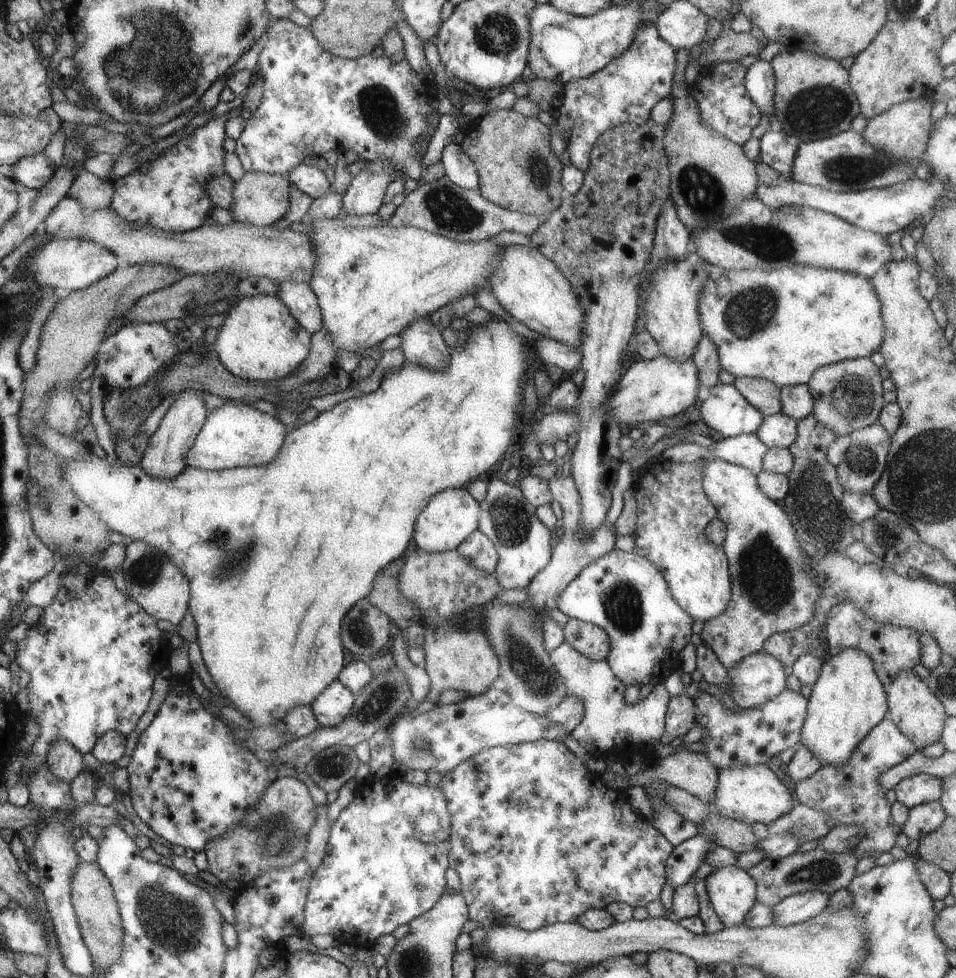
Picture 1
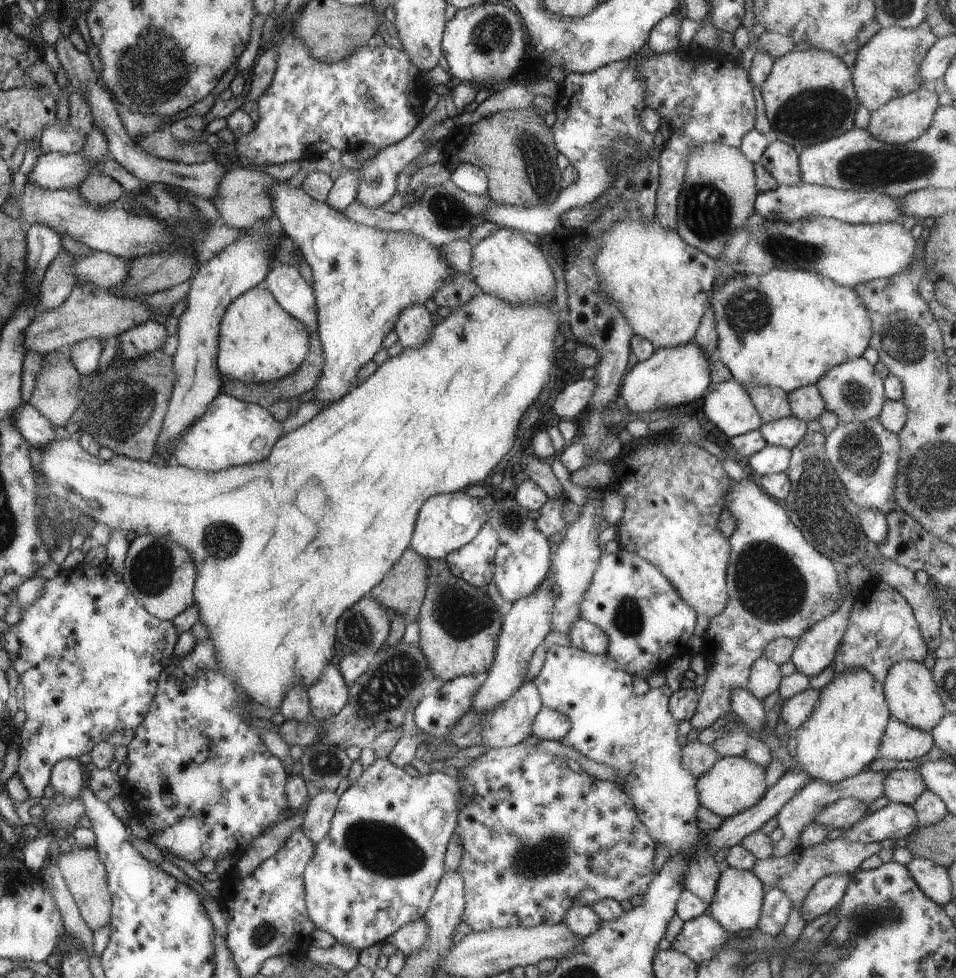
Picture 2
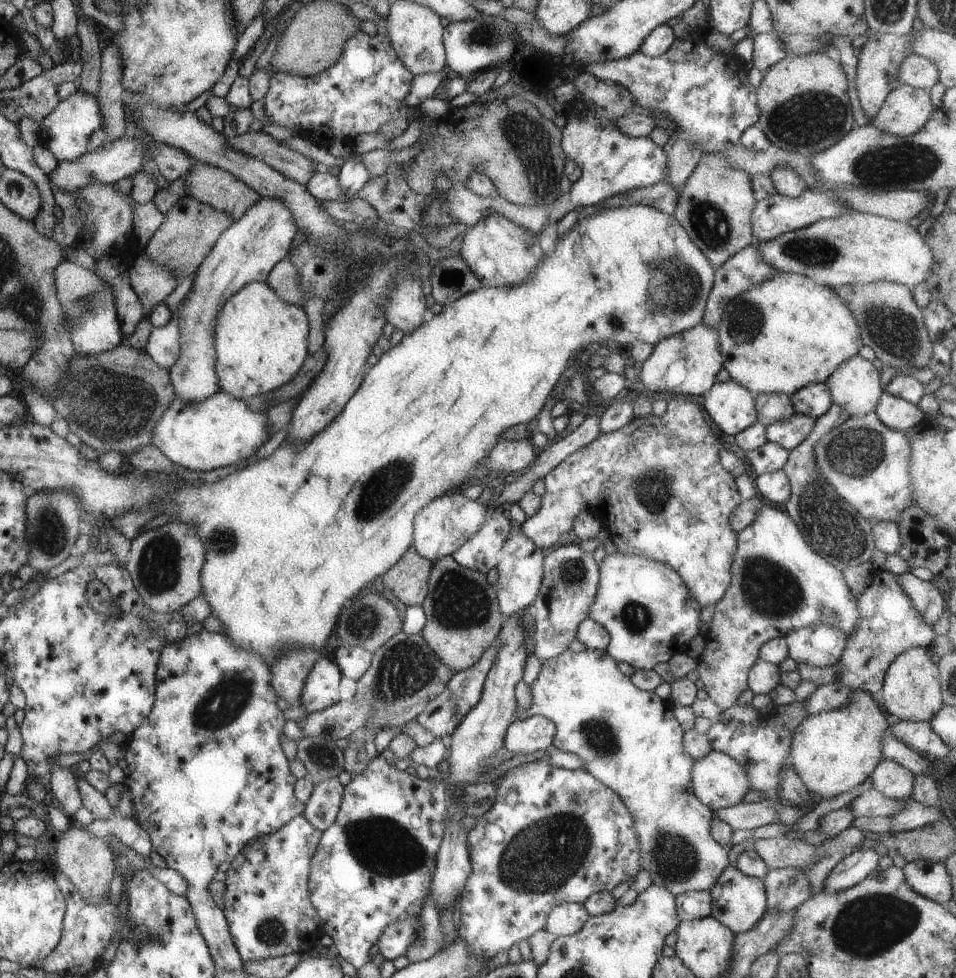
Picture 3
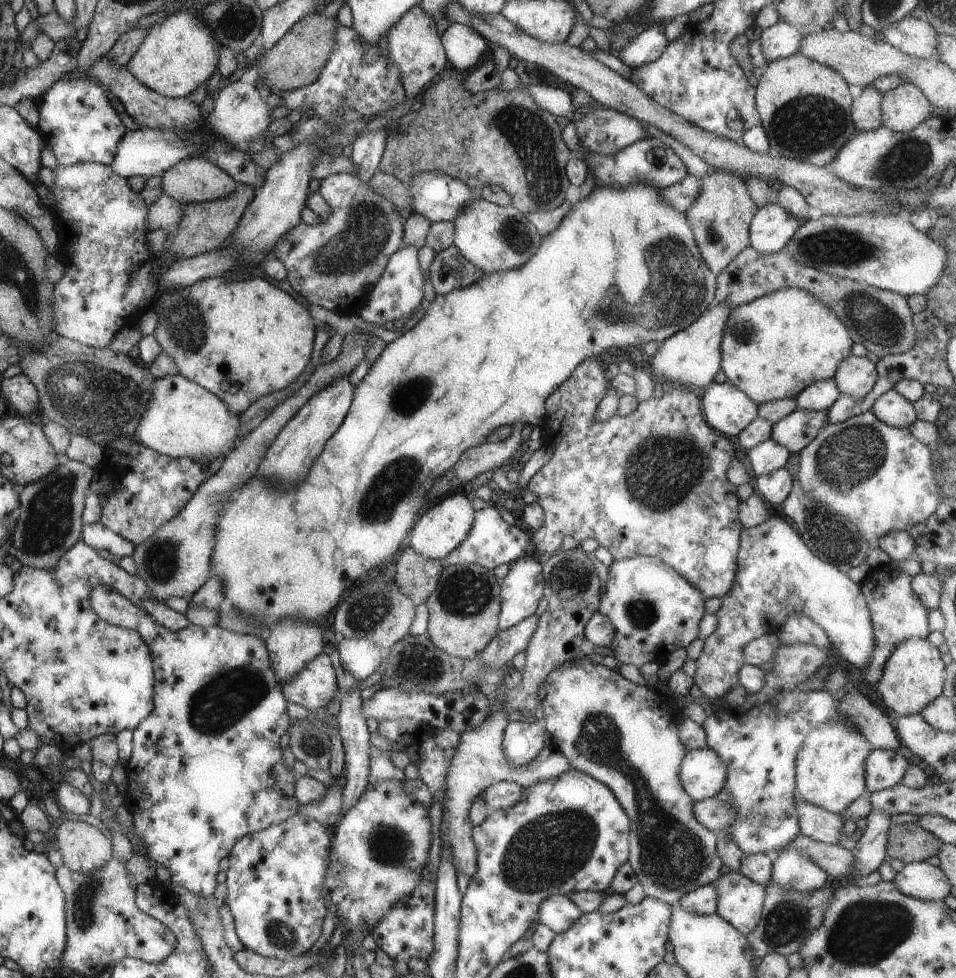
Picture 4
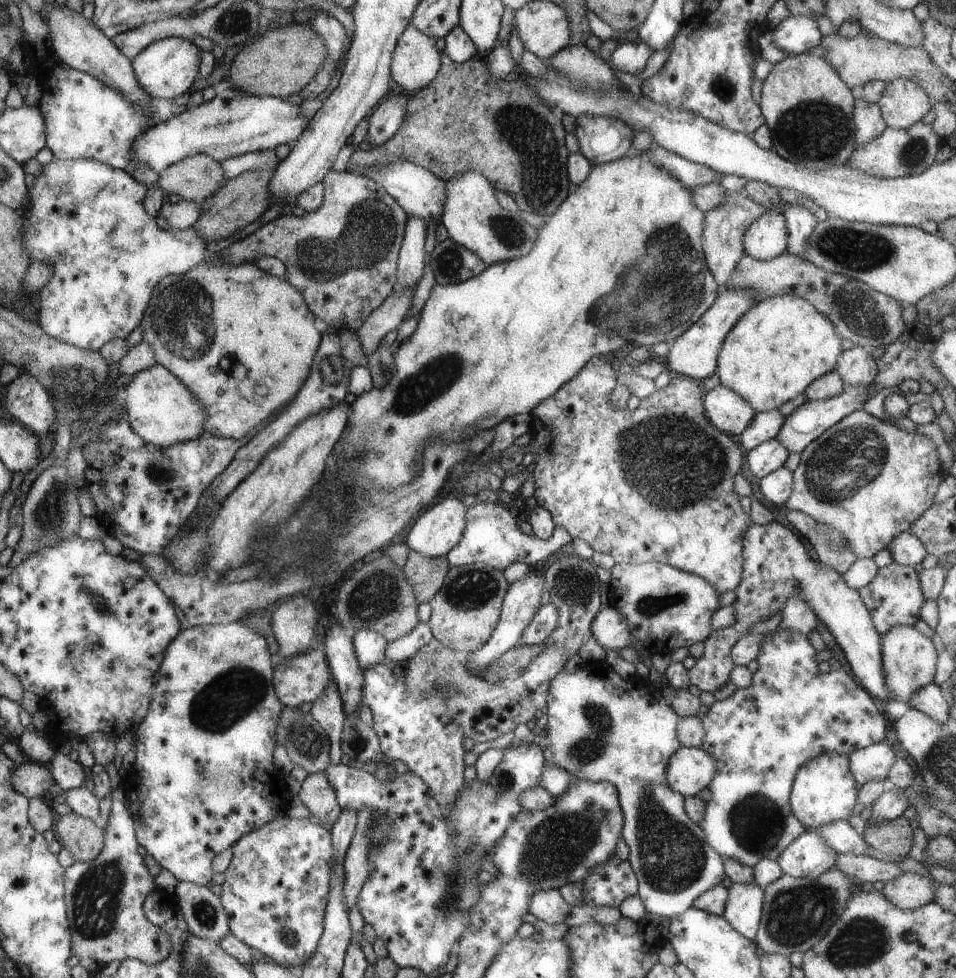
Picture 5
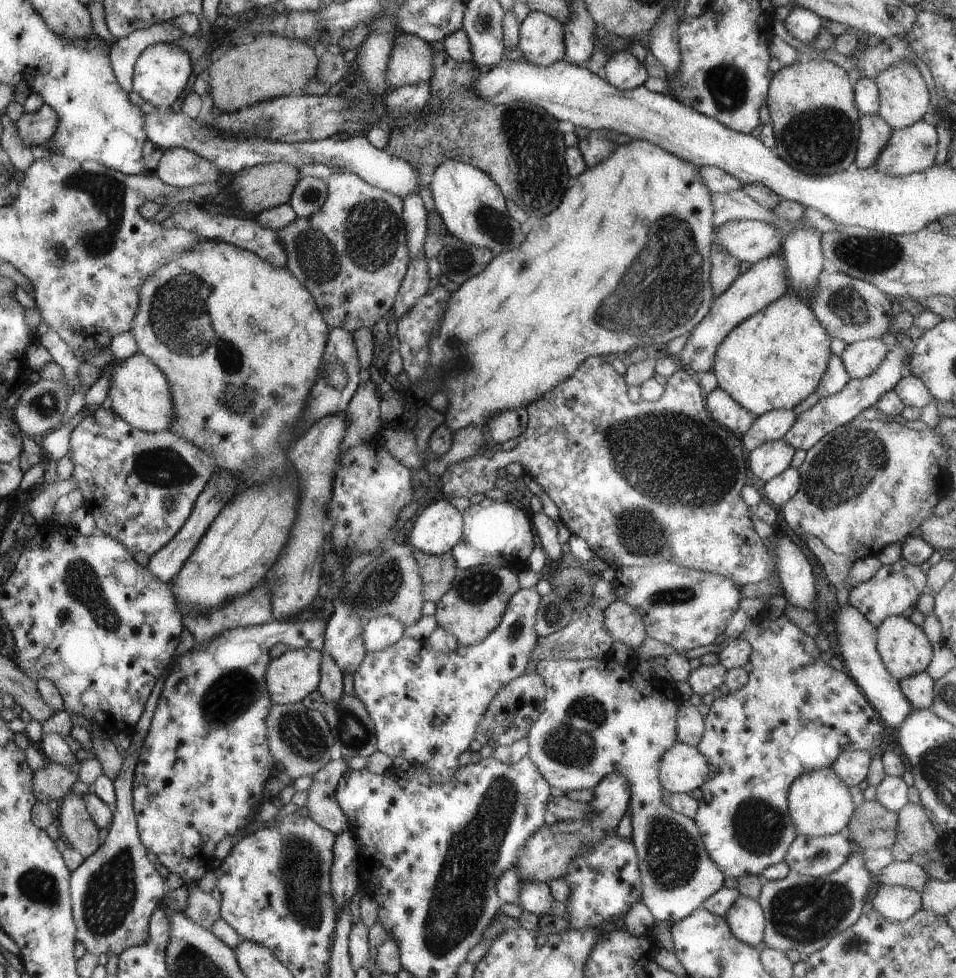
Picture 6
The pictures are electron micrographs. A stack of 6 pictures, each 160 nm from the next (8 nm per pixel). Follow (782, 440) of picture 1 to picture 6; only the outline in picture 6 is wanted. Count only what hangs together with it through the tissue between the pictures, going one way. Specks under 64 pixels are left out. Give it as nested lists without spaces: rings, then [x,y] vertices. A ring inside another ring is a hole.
[[[896,344],[894,350],[887,352],[881,365],[869,377],[863,379],[850,379],[848,384],[836,394],[821,398],[810,408],[797,415],[793,427],[782,436],[782,440],[787,442],[795,451],[807,451],[812,448],[823,436],[836,430],[839,426],[846,426],[854,420],[863,410],[870,405],[876,404],[883,394],[892,390],[904,374],[908,373],[906,365],[907,353],[902,344]]]

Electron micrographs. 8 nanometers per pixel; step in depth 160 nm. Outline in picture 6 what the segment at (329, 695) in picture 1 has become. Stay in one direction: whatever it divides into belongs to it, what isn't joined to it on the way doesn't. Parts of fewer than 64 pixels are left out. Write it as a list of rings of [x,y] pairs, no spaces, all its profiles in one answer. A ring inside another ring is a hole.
[[[289,648],[269,664],[266,684],[274,704],[300,703],[321,682],[322,651]]]

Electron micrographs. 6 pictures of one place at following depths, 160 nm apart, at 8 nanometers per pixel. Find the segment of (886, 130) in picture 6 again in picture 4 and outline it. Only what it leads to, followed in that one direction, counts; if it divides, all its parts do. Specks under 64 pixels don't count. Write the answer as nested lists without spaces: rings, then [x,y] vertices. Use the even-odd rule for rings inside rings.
[[[870,83],[851,102],[851,115],[858,131],[869,131],[882,126],[881,102],[883,94]]]

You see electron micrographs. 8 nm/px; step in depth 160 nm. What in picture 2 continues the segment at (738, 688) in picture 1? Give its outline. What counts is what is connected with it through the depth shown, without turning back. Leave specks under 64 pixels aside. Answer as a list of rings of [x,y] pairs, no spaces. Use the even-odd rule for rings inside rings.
[[[762,656],[752,664],[745,688],[758,700],[764,701],[772,692],[779,690],[782,679],[780,665]]]

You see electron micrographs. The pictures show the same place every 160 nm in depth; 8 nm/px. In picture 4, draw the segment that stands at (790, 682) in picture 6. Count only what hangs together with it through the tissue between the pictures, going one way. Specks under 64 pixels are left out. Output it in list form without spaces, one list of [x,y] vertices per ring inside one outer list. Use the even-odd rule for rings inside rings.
[[[782,645],[775,652],[775,668],[767,672],[765,685],[760,692],[748,694],[747,700],[742,705],[735,707],[726,703],[719,709],[713,710],[702,725],[708,737],[708,748],[714,749],[728,768],[728,779],[725,782],[725,790],[730,792],[732,800],[727,803],[735,810],[735,820],[724,829],[716,832],[727,832],[732,835],[736,844],[744,855],[767,853],[770,849],[779,849],[786,846],[801,833],[798,817],[795,815],[795,762],[798,753],[813,728],[818,725],[836,721],[850,723],[845,713],[841,710],[841,700],[852,691],[858,690],[855,682],[849,682],[844,688],[830,694],[824,691],[800,691],[798,684],[815,677],[826,679],[831,673],[831,668],[822,663],[820,658],[832,658],[834,666],[834,652],[819,649],[814,645]]]

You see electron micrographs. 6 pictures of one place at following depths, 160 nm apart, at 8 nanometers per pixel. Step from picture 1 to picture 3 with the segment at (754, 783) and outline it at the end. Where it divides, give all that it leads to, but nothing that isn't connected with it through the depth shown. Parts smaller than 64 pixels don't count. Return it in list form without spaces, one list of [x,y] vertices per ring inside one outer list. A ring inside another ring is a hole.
[[[714,750],[703,759],[694,761],[692,781],[696,795],[714,812],[744,802],[744,795],[751,788],[749,776],[742,764],[727,753]]]

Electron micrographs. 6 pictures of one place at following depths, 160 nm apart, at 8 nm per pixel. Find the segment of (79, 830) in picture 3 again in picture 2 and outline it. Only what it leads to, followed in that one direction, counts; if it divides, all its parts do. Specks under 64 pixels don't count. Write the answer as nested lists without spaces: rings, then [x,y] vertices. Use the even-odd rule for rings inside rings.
[[[76,844],[66,853],[60,852],[55,858],[56,864],[65,878],[66,884],[74,897],[80,916],[86,922],[88,928],[94,933],[109,924],[110,908],[110,891],[106,880],[106,867],[99,859],[96,848],[78,847]]]

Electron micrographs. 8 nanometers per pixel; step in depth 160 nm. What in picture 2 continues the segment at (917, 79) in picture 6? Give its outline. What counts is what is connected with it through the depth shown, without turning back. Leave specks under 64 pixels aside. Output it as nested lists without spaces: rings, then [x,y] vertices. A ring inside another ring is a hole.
[[[932,87],[915,90],[913,93],[902,95],[882,105],[871,112],[868,128],[866,129],[876,140],[888,144],[904,144],[915,141],[922,136],[932,124],[935,112],[940,107],[938,95]]]

